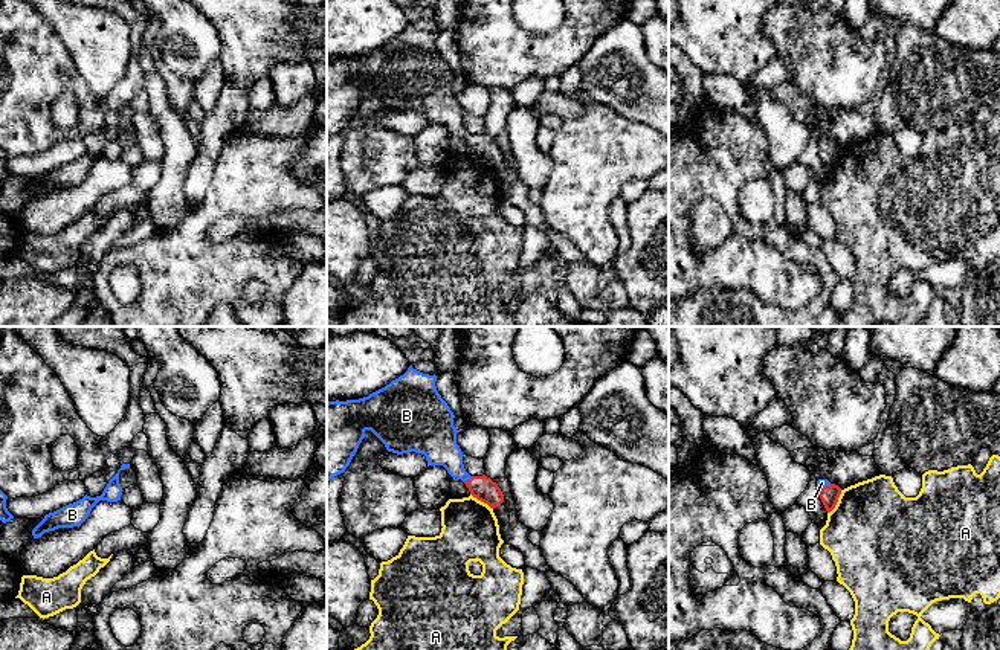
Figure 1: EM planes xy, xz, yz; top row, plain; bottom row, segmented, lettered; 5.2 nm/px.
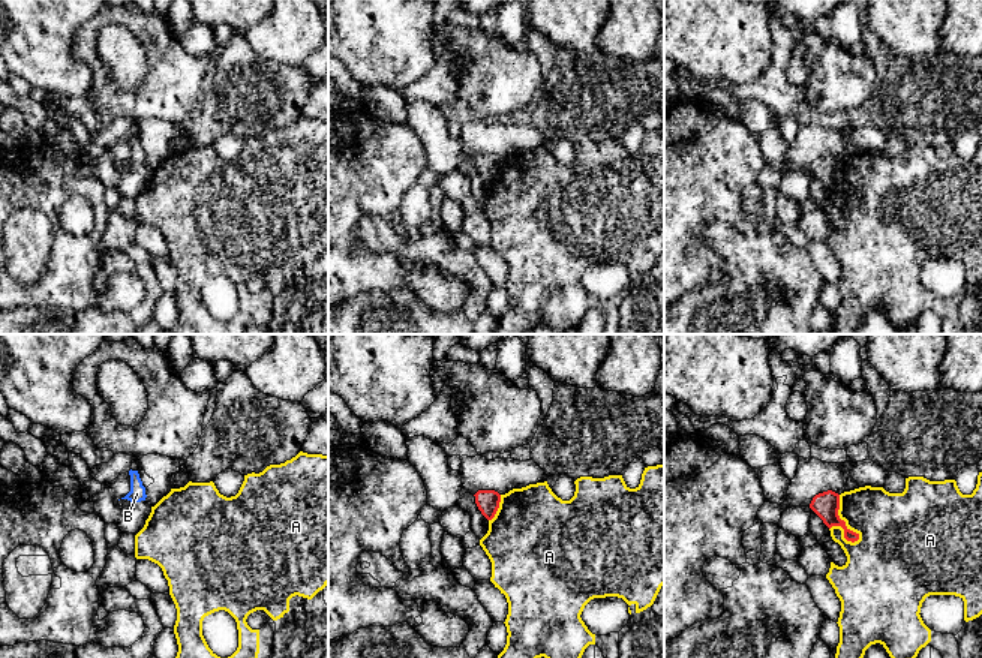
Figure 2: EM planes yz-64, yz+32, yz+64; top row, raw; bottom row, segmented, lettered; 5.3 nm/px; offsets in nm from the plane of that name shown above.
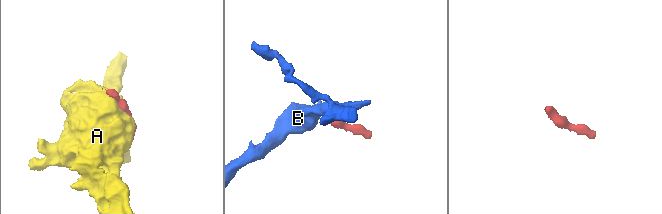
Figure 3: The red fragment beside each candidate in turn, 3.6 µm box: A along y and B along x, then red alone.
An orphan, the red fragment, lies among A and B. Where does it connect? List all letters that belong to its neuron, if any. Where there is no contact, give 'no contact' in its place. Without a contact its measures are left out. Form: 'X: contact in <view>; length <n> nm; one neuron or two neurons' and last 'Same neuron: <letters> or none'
A: contact in yz; length 150 nm; two neurons
B: contact in xz; length 60 nm; one neuron
Same neuron: B

